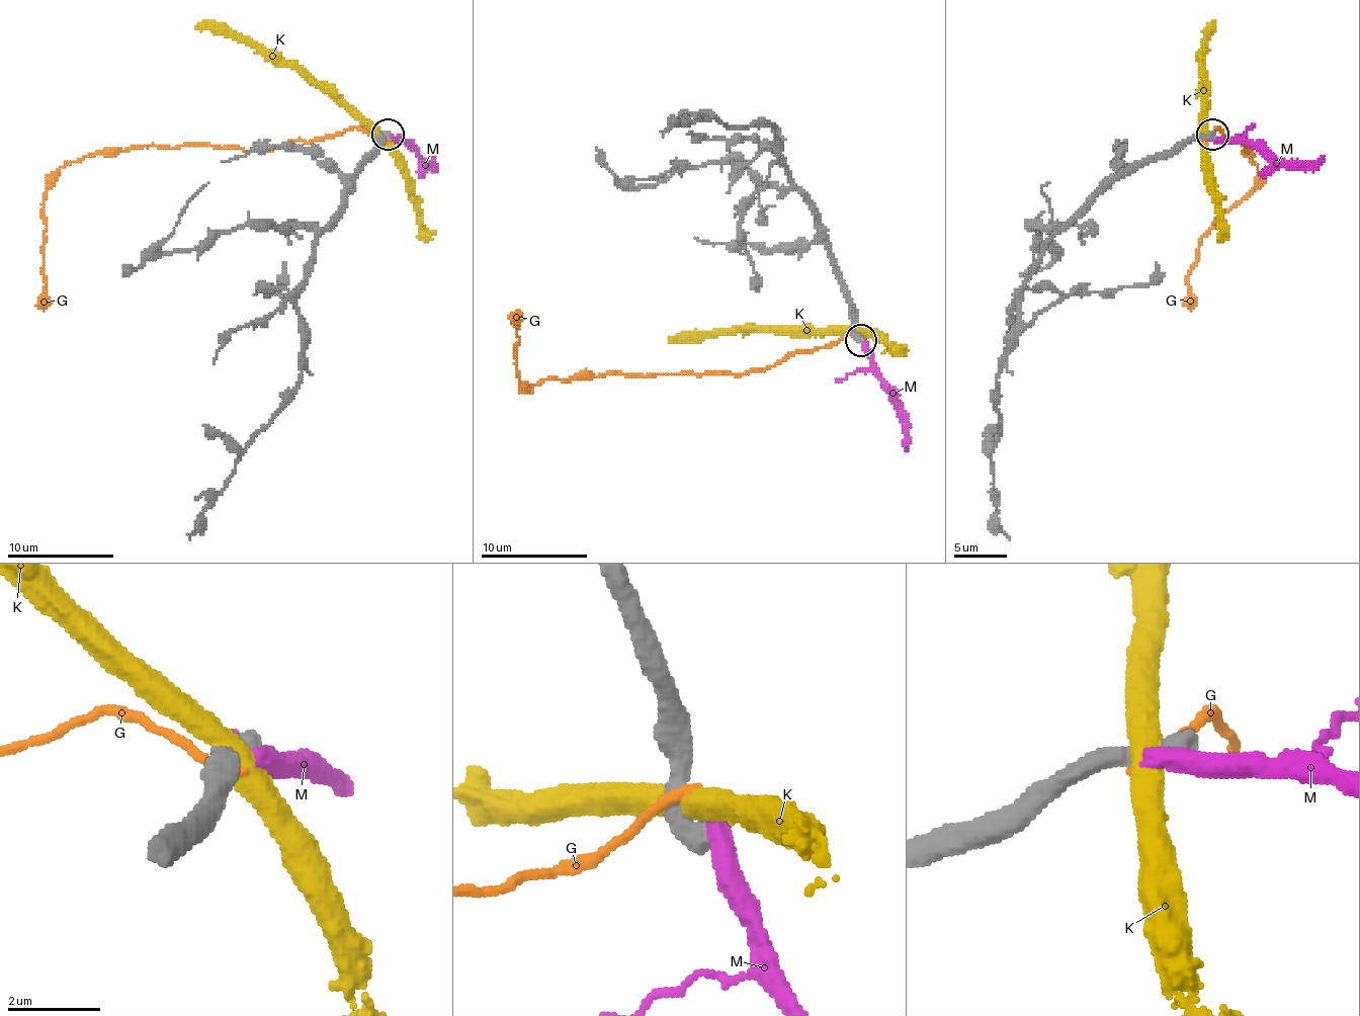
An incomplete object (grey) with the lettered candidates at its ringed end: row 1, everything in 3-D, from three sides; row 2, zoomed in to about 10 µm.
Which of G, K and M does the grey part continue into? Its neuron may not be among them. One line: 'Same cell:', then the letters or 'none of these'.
Same cell: none of these

